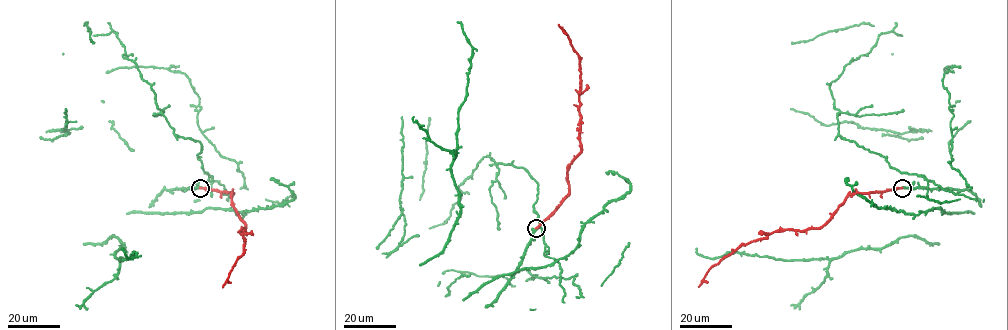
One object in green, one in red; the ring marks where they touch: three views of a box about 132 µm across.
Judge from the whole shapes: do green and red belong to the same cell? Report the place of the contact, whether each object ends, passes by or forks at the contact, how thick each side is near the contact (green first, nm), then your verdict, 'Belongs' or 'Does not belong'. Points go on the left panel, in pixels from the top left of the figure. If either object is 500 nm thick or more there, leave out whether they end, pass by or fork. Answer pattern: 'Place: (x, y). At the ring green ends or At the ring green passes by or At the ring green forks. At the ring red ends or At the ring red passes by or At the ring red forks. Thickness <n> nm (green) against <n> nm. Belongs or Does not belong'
Place: (200, 188). Thickness 550 nm (green) against 460 nm. Belongs

